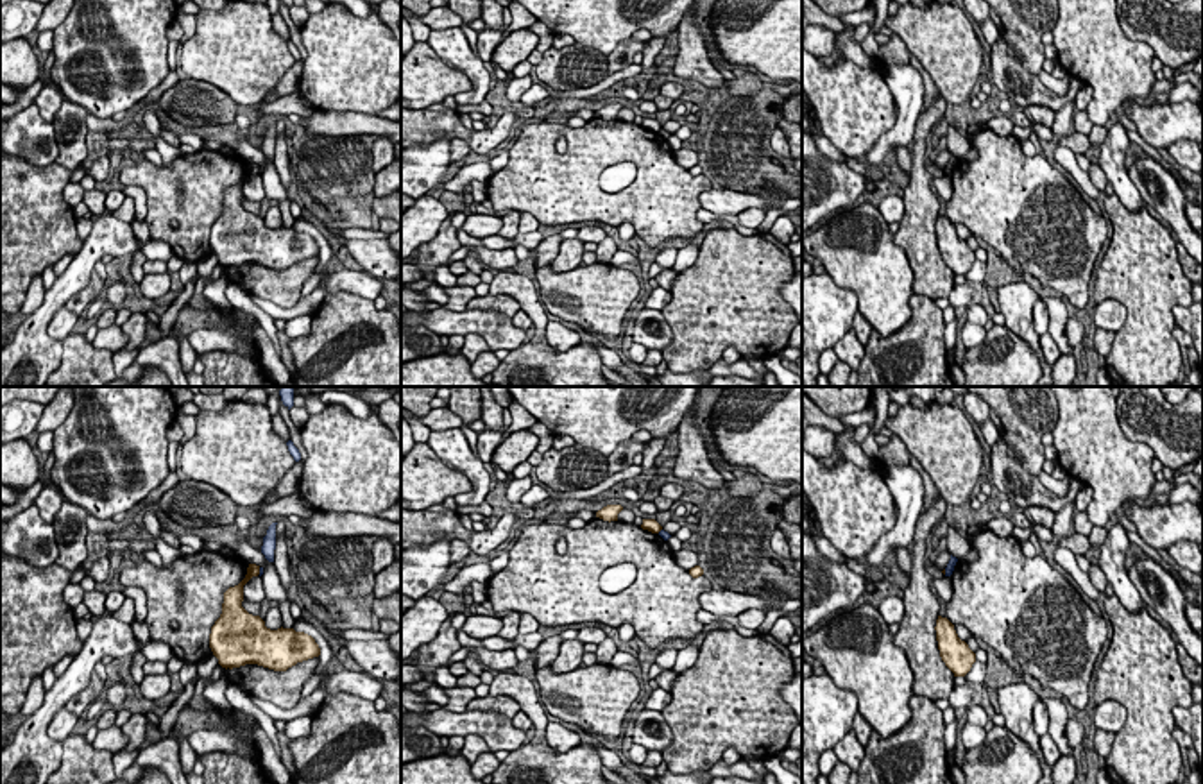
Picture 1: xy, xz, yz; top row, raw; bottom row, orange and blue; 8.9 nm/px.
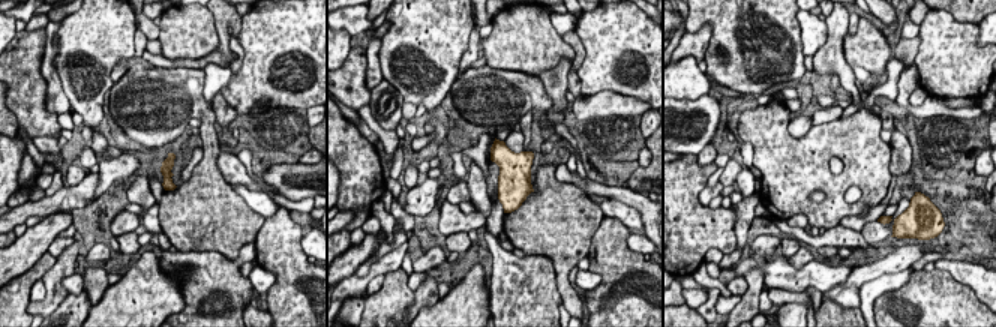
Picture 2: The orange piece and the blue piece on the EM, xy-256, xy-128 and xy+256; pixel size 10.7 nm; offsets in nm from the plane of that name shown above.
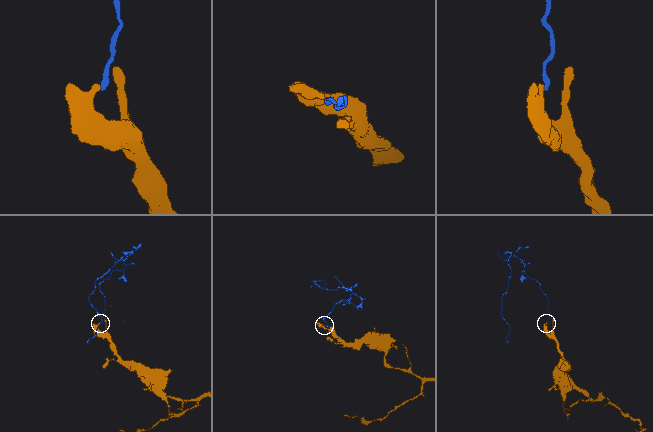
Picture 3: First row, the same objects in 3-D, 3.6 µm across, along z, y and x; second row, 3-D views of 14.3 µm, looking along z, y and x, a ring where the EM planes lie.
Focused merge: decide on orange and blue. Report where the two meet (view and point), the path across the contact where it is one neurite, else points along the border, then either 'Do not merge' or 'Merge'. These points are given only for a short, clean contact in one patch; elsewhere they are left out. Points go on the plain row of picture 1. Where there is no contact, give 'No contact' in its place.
Touches orange at xy (258, 170). Boundary: xy (258, 167), (260, 172). Do not merge

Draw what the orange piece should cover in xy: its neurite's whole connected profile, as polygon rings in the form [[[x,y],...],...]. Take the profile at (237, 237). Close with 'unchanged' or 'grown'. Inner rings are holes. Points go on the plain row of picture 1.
[[[249,163],[245,177],[224,192],[222,213],[211,226],[209,247],[222,267],[258,263],[286,270],[297,261],[320,254],[315,238],[294,227],[270,229],[260,215],[243,206],[243,184],[260,174],[260,165]]]; unchanged

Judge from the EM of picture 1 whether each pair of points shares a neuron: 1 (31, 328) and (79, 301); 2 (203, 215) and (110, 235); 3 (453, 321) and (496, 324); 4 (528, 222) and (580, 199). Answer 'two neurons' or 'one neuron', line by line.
1: two neurons
2: two neurons
3: one neuron
4: two neurons

